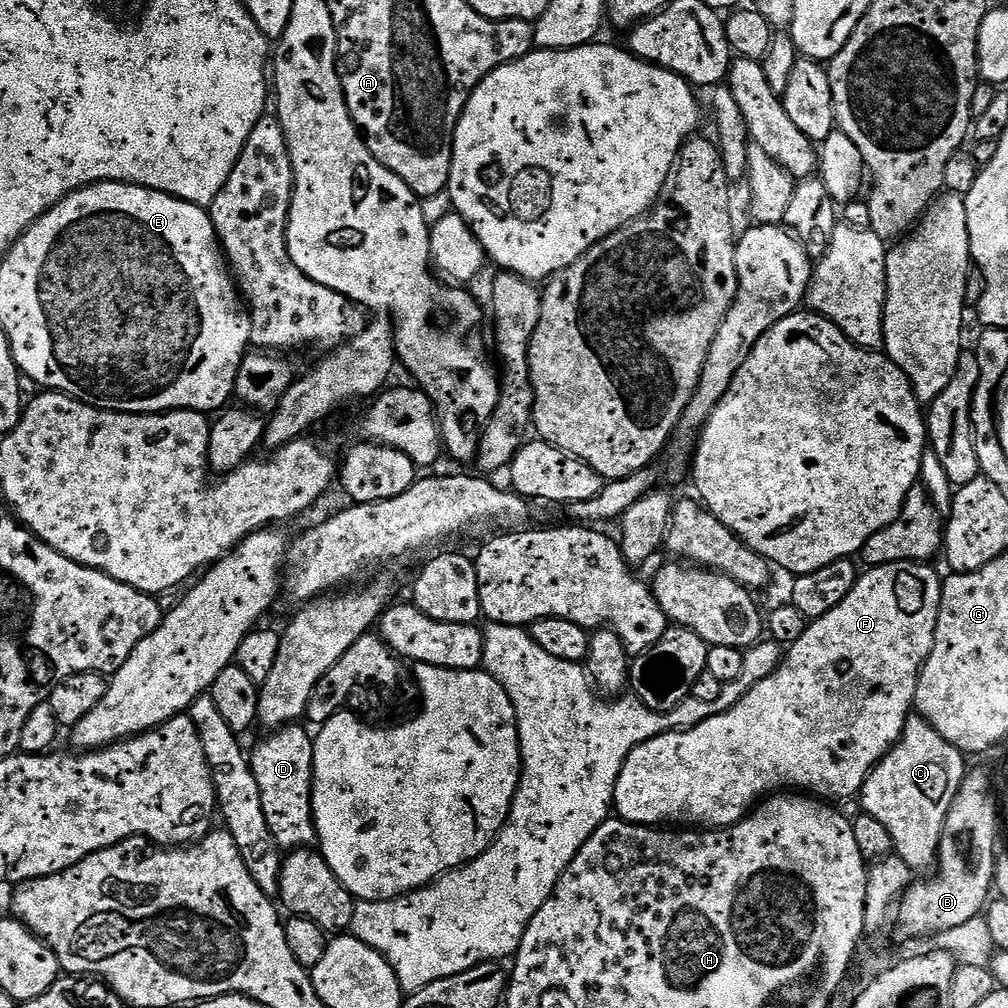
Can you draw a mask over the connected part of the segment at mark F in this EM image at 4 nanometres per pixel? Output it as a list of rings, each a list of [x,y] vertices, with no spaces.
[[[902,562],[901,564],[883,564],[877,568],[869,567],[868,573],[861,575],[857,579],[854,590],[850,590],[850,594],[846,594],[846,598],[838,606],[834,606],[834,610],[830,610],[824,616],[819,616],[817,620],[811,621],[806,630],[806,634],[802,634],[802,638],[798,638],[798,642],[794,642],[786,652],[786,655],[781,659],[779,668],[773,676],[768,676],[762,682],[758,682],[758,686],[751,688],[744,697],[738,701],[728,712],[717,712],[701,719],[699,724],[694,724],[685,727],[683,730],[673,730],[671,732],[663,732],[660,736],[655,736],[653,740],[648,740],[642,746],[638,746],[626,758],[626,762],[622,766],[622,774],[618,774],[618,782],[616,783],[616,799],[614,801],[614,812],[617,817],[631,824],[646,824],[649,826],[699,826],[704,830],[723,830],[737,824],[739,820],[743,820],[745,816],[751,813],[752,809],[757,807],[758,801],[761,798],[767,797],[769,794],[775,793],[776,788],[781,784],[781,789],[784,790],[803,790],[805,793],[811,794],[816,798],[827,798],[829,801],[837,802],[836,800],[844,800],[847,796],[852,796],[863,789],[866,778],[872,773],[876,763],[879,762],[889,750],[891,750],[897,742],[900,741],[900,736],[904,732],[904,727],[908,721],[908,717],[913,715],[914,705],[916,702],[916,687],[918,686],[918,678],[920,671],[924,668],[924,663],[928,661],[930,650],[934,646],[934,638],[936,637],[936,623],[938,622],[938,614],[940,613],[940,599],[942,598],[942,576],[932,569],[933,565],[928,562],[911,564],[910,562]]]

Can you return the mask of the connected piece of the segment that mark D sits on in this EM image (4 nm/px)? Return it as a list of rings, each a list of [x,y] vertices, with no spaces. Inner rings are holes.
[[[295,723],[277,729],[250,752],[254,778],[258,778],[258,790],[262,794],[262,810],[266,813],[270,834],[274,834],[274,842],[278,842],[281,850],[311,849],[317,843],[312,805],[316,742],[307,727],[300,727]]]

